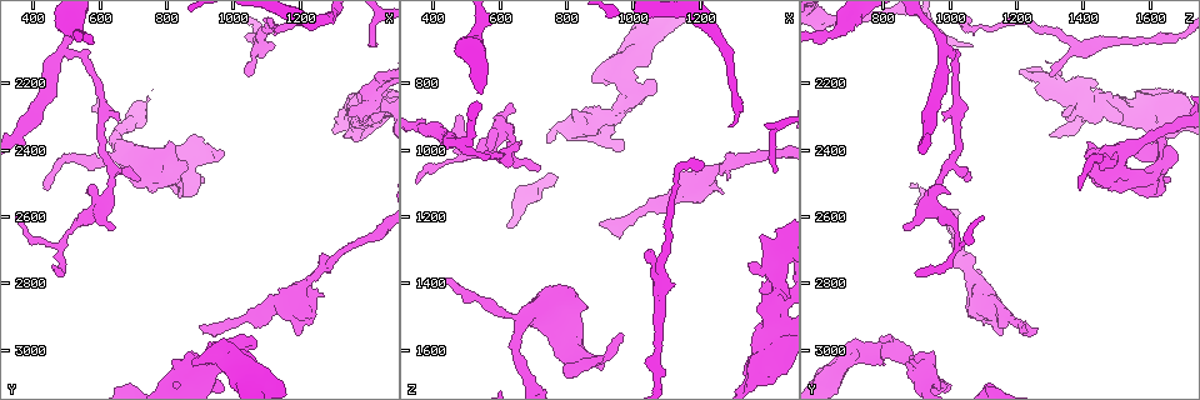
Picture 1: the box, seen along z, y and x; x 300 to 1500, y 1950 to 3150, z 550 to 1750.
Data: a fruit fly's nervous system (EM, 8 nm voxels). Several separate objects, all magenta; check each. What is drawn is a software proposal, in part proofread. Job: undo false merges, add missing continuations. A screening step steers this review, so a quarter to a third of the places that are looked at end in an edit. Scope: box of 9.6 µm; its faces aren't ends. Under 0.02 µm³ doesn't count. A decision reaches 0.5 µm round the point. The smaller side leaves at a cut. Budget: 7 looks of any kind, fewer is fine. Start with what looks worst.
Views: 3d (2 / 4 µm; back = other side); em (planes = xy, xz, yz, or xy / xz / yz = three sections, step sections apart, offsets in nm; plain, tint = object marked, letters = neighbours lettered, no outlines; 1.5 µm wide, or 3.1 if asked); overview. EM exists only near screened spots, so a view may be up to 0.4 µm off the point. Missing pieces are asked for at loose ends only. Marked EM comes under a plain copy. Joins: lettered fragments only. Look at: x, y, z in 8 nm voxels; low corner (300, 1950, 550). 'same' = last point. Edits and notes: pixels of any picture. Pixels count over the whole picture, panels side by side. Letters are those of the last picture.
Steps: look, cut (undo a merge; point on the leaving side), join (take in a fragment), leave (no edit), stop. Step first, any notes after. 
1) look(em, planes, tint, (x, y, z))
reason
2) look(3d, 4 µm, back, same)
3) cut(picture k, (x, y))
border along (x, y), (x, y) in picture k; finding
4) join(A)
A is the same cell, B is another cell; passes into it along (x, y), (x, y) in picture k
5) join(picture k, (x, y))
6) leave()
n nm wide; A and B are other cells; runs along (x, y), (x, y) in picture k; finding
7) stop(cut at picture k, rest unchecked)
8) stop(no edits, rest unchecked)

look(3d, 4 µm, (1430, 2260, 1450))
two arms at a narrow angle

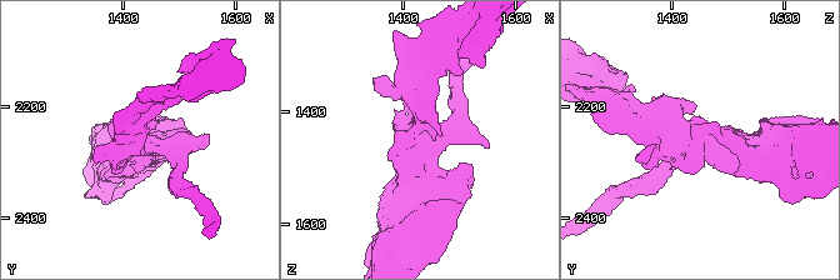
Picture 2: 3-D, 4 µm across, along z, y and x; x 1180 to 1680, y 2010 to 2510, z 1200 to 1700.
look(em, planes, letters, (1425, 2265, 1445))

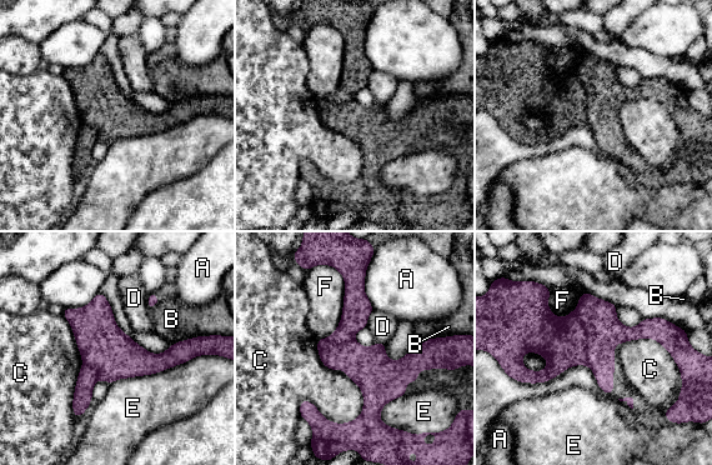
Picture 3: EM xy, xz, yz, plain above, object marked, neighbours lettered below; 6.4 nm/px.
cut(picture 3, (561, 341))
A, B, C, D, E and F are other cells; two neurons meet here

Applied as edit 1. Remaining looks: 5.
look(overview)
see it whole again

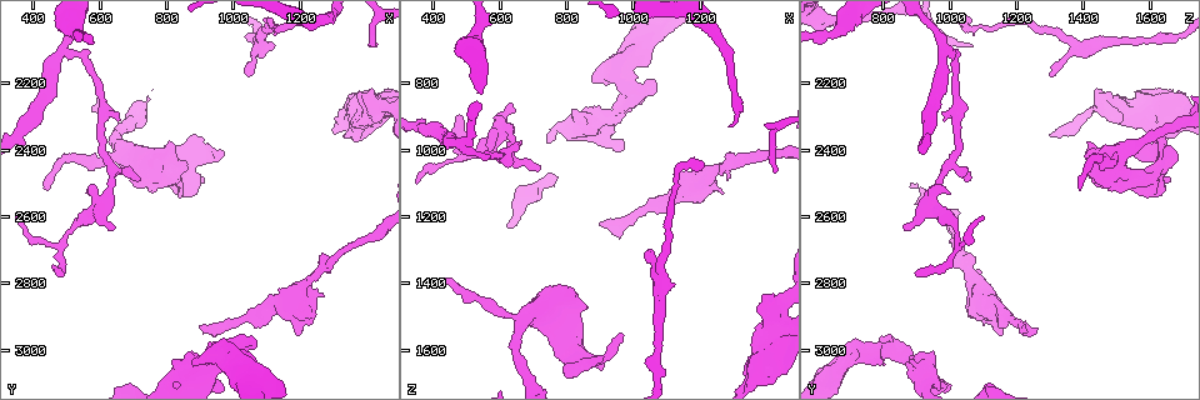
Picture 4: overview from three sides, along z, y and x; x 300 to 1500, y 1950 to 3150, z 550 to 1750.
look(3d, 4 µm, back, (900, 2530, 1620))
an open end

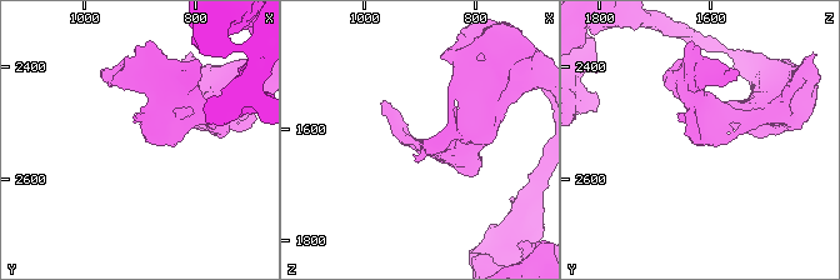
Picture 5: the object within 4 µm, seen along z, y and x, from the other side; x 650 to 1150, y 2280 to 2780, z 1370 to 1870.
look(em, xz, step 4, tint, (885, 2530, 1625))
need the tissue

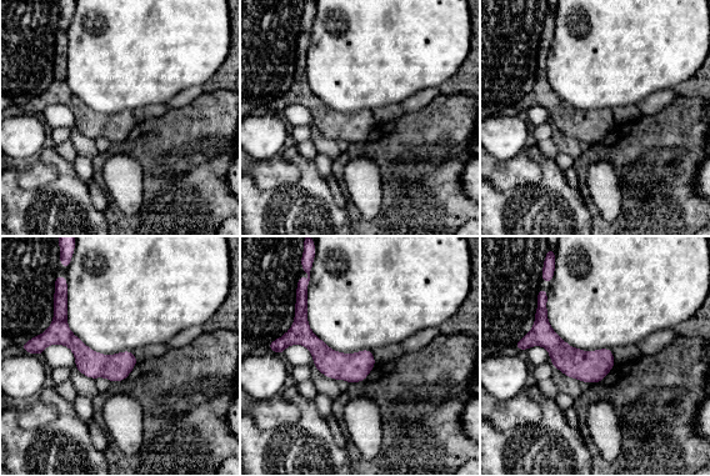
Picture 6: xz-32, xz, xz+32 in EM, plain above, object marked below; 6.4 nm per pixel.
look(em, planes, letters, same)

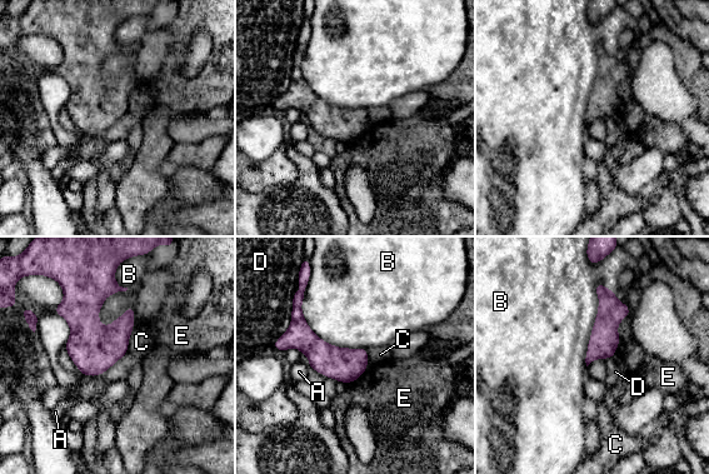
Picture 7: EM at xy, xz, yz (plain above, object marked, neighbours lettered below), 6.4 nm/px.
leave()
A, B, C, D and E are other cells; none of them fits

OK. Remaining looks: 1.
stop(cut at picture 3, rest unchecked)

